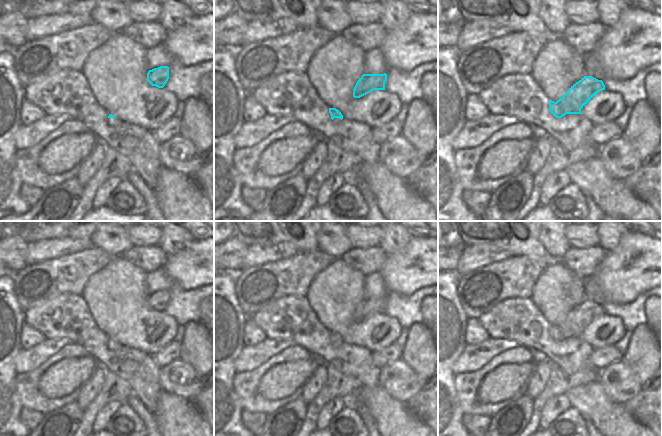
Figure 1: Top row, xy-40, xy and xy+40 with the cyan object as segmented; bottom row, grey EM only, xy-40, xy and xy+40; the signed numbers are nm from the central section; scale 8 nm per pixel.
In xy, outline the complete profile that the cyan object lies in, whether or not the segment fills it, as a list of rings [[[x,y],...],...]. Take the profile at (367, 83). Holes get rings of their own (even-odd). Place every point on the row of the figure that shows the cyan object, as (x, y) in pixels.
[[[363,74],[353,89],[353,97],[360,98],[374,90],[385,90],[387,74]]]

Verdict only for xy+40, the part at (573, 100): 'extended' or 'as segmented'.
as segmented

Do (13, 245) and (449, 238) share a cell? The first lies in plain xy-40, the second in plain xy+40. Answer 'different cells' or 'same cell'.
different cells

